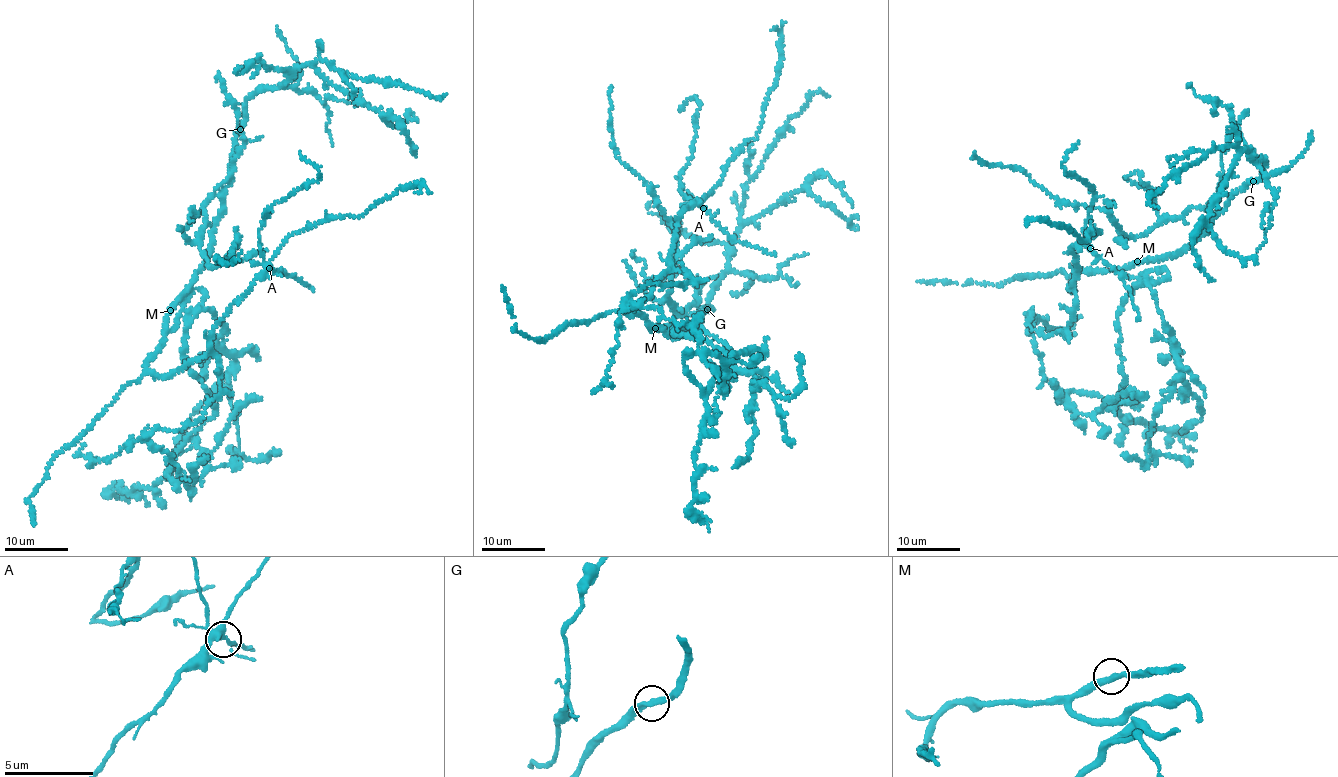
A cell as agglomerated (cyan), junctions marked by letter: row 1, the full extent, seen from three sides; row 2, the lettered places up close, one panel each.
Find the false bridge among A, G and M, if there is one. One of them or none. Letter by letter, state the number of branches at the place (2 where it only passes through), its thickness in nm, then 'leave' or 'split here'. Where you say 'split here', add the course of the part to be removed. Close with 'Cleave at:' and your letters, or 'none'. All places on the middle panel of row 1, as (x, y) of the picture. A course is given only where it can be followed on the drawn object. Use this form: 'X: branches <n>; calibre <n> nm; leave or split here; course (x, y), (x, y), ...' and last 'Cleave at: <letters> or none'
A: branches 2; calibre 280 nm; leave
G: branches 2; calibre 320 nm; leave
M: branches 2; calibre 340 nm; leave
Cleave at: none

